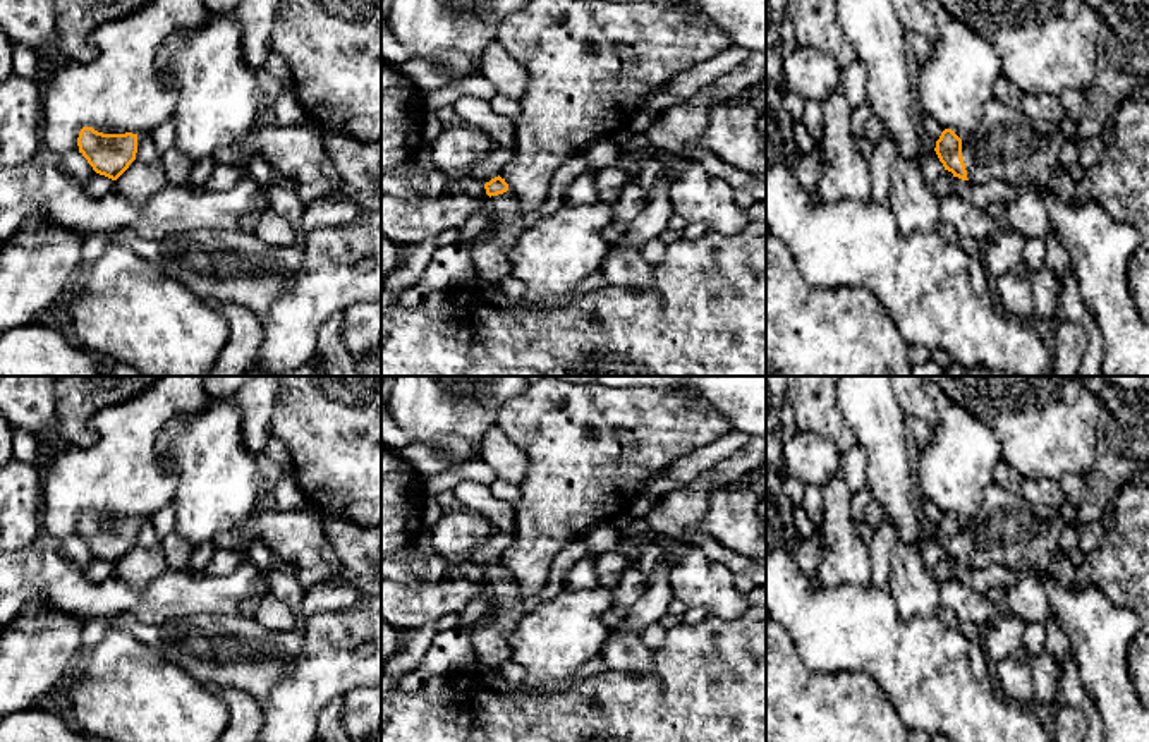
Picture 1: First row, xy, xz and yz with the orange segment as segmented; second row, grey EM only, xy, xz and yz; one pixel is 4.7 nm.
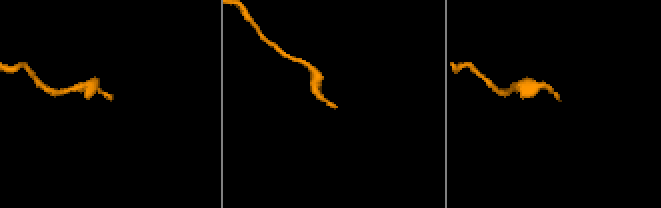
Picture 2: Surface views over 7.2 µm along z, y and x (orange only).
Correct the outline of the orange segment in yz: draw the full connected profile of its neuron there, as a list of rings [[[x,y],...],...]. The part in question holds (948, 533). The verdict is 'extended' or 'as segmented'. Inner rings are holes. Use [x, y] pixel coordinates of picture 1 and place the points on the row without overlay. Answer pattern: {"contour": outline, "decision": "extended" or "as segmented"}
{"contour": [[[993,483],[982,495],[977,517],[962,526],[945,514],[936,539],[945,555],[970,569],[1003,565],[1018,574],[1046,574],[1060,551],[1067,522],[1058,508],[1029,502]]], "decision": "extended"}

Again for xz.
{"contour": [[[500,560],[484,569],[489,593],[481,594],[483,617],[477,618],[472,637],[477,661],[496,668],[512,658],[510,636],[527,613],[527,599],[519,582],[508,575]]], "decision": "extended"}

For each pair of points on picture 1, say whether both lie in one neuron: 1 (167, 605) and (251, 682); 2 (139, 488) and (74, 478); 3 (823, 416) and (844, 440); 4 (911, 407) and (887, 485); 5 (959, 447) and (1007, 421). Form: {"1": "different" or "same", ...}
{"1": "different", "2": "same", "3": "same", "4": "different", "5": "different"}

